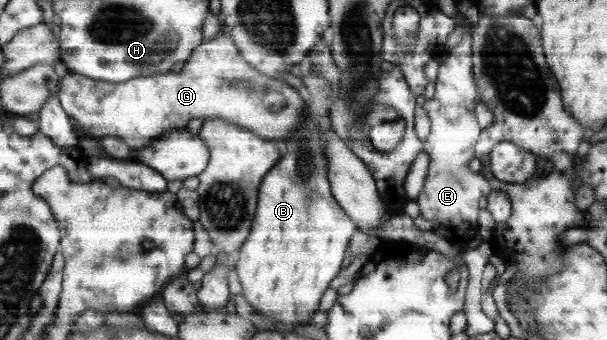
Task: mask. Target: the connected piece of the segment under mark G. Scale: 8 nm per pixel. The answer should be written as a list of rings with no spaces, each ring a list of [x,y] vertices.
[[[223,34],[209,42],[203,41],[179,73],[169,71],[153,76],[134,77],[121,83],[89,79],[84,75],[67,73],[60,81],[60,90],[57,94],[61,108],[69,118],[79,123],[79,127],[85,133],[84,137],[97,139],[103,136],[117,137],[119,140],[124,140],[132,148],[133,153],[152,145],[164,134],[185,129],[193,119],[197,118],[223,119],[247,128],[263,139],[277,140],[280,145],[292,138],[292,135],[305,125],[305,120],[301,122],[303,99],[299,97],[299,93],[289,85],[283,87],[281,79],[269,77],[250,66],[250,63],[241,56],[235,41]]]

